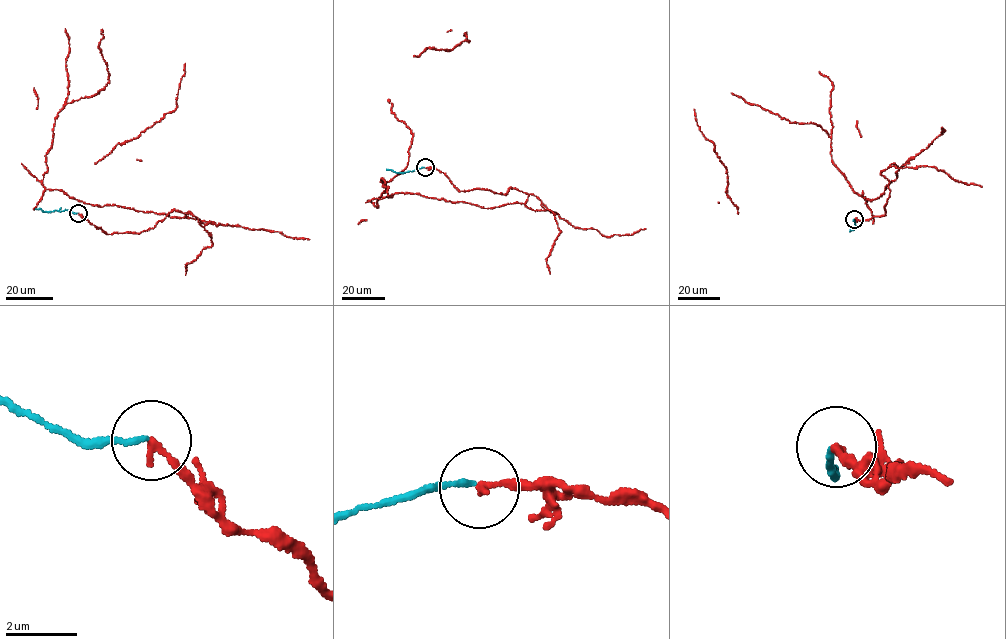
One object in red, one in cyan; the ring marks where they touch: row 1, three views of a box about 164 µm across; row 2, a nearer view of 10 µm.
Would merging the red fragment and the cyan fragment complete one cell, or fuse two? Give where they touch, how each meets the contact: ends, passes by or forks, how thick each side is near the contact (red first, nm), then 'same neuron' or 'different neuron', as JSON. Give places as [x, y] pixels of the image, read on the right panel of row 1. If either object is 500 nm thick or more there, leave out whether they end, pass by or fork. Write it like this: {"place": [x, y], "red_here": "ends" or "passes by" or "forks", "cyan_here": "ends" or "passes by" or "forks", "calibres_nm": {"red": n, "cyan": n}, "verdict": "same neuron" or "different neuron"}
{"place": [854, 219], "red_here": "ends", "cyan_here": "ends", "calibres_nm": {"red": 200, "cyan": 140}, "verdict": "different neuron"}

